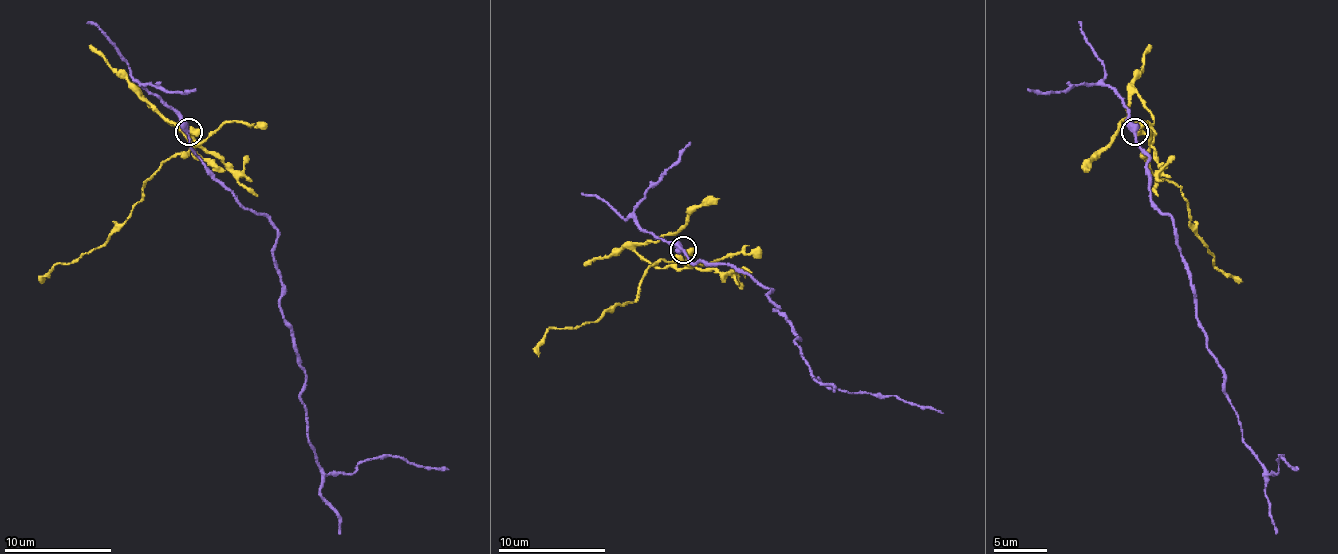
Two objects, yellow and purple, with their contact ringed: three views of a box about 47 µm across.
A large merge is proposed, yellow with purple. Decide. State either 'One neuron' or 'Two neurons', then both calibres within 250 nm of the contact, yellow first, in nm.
Two neurons. Thickness 550 nm (yellow) against 400 nm

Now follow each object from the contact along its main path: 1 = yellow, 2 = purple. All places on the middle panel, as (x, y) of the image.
1: (684, 250), (689, 266), (654, 263), (638, 296), (614, 304), (598, 320), (550, 328), (539, 341), (539, 357)
2: (684, 250), (694, 263), (732, 263), (772, 290), (767, 296), (823, 381), (898, 395), (944, 414)

